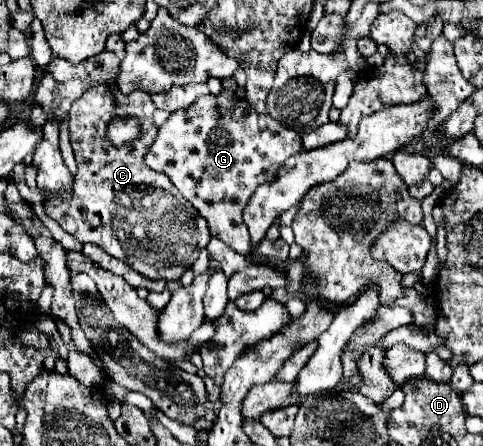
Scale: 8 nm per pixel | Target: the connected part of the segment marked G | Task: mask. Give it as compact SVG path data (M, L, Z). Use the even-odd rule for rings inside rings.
M222 90L218 96L214 94L202 96L190 108L174 112L166 120L166 124L158 128L158 136L144 160L152 170L166 174L172 180L172 184L178 188L178 192L196 206L196 210L206 218L210 234L214 238L222 240L236 252L248 256L252 246L250 246L250 236L248 236L248 228L244 224L242 212L248 200L252 198L252 194L256 192L256 188L260 184L270 184L276 176L278 166L288 156L300 150L302 150L302 144L300 144L298 132L284 128L280 122L272 120L272 116L268 114L256 112L244 98L238 98L234 92Z

